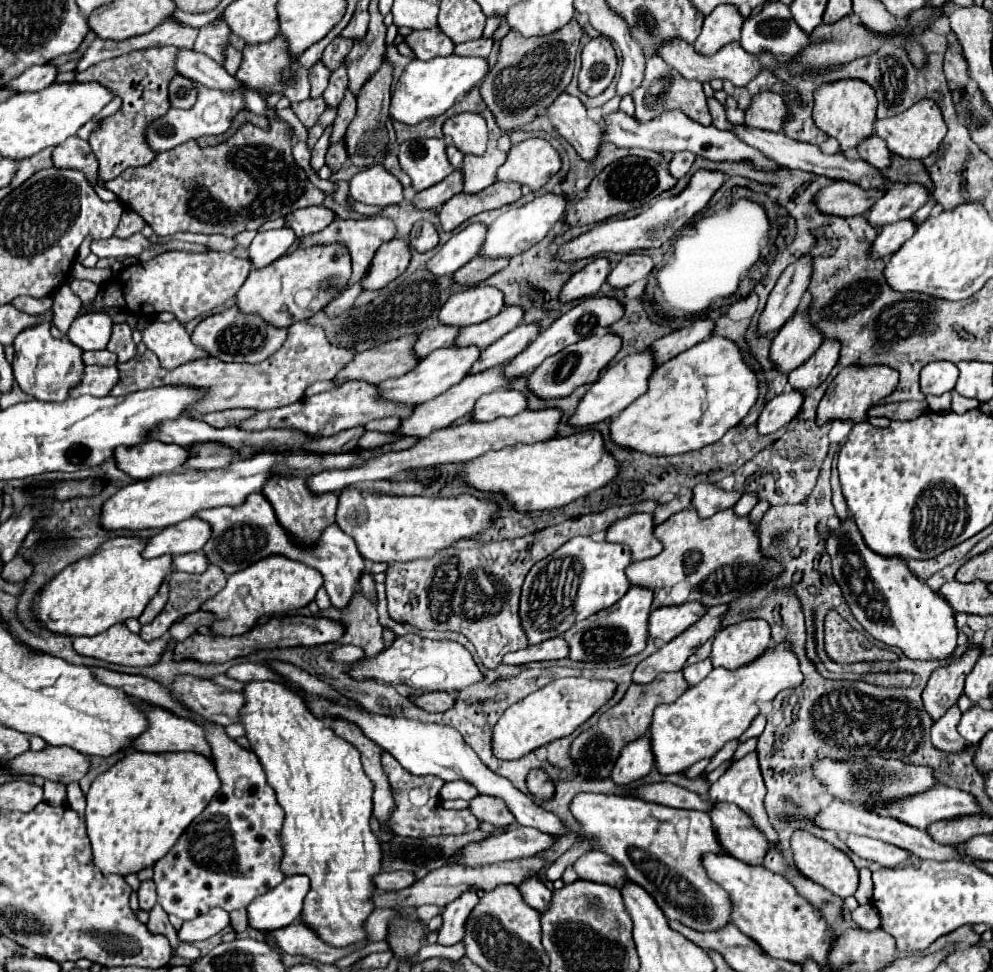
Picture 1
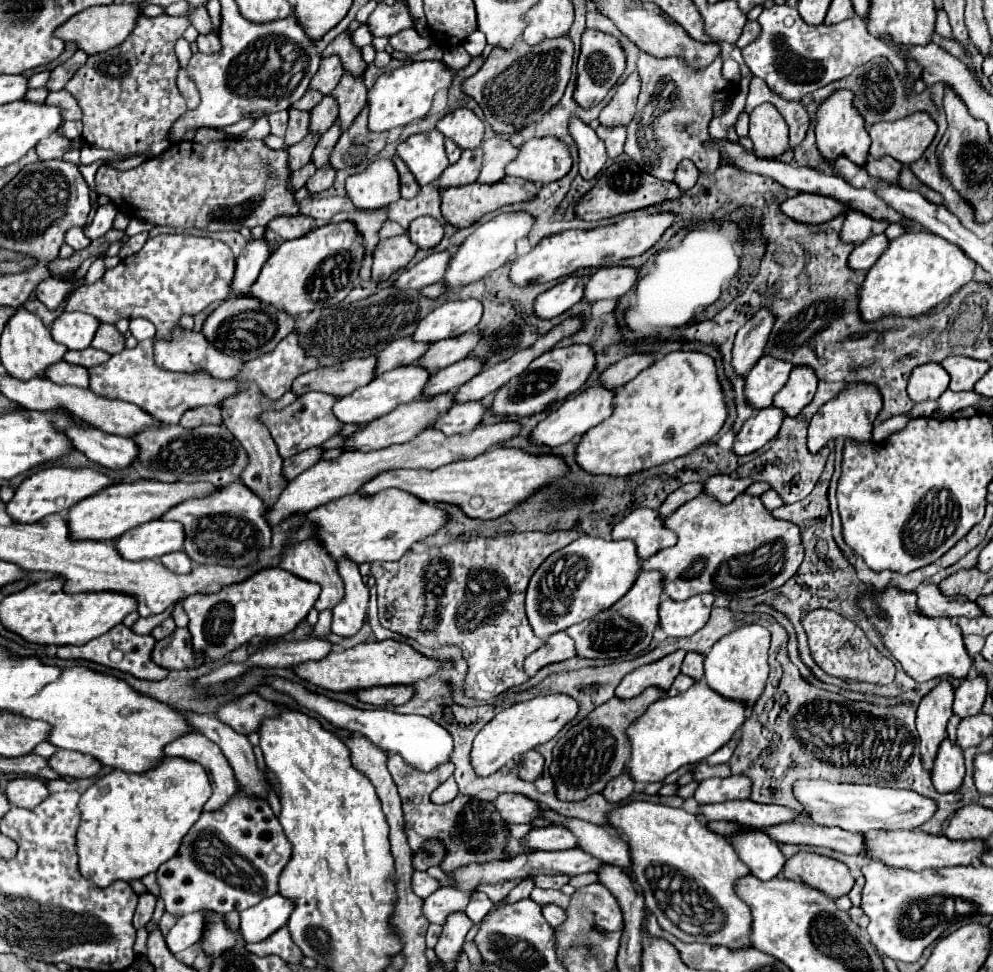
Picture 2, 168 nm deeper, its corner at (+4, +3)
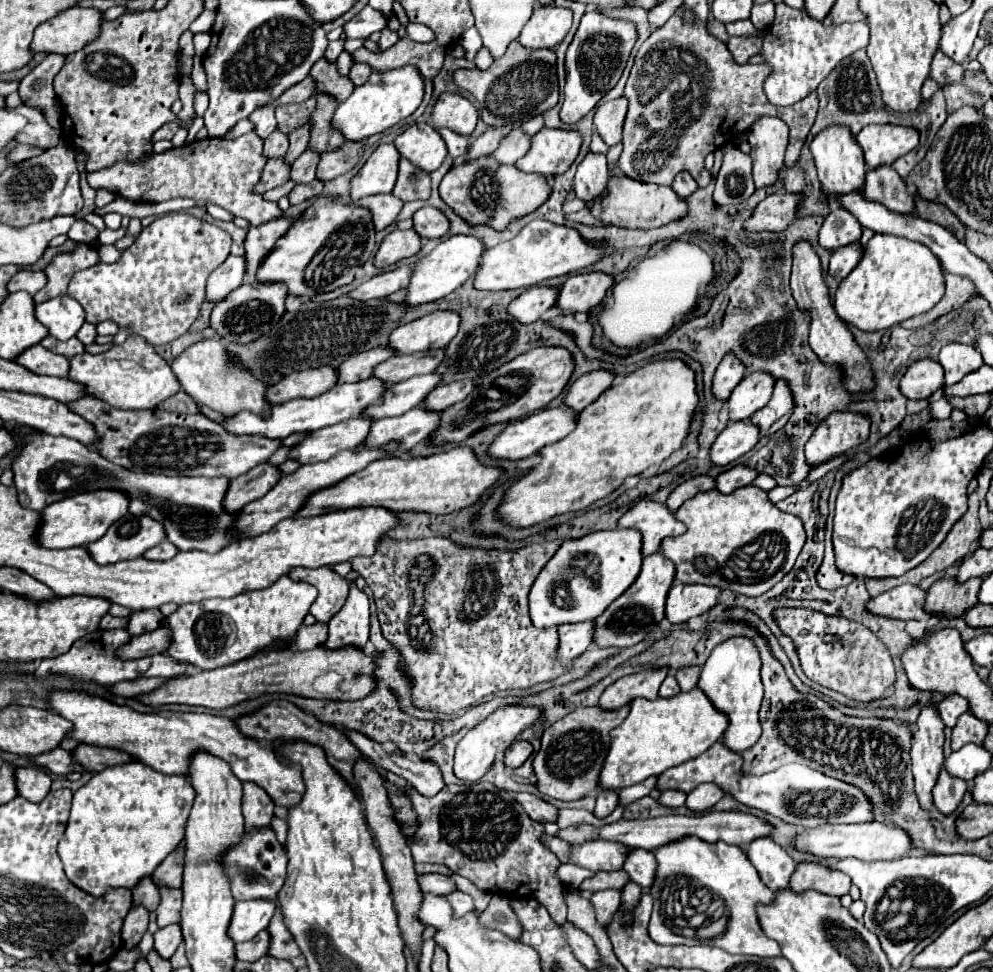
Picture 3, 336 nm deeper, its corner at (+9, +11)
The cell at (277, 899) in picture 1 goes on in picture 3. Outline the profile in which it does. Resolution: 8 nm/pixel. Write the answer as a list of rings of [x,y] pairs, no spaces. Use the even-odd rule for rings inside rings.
[[[246,900],[234,904],[234,914],[230,922],[230,938],[234,942],[252,940],[260,930],[268,928],[274,916],[276,904],[270,900]]]

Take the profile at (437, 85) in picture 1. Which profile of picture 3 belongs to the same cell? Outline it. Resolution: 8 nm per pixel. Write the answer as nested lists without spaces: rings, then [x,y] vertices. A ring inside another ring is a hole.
[[[414,66],[396,68],[390,72],[372,72],[368,82],[356,86],[350,98],[346,98],[336,114],[332,124],[344,134],[346,140],[364,140],[372,134],[384,132],[402,118],[408,118],[424,98],[424,78]]]

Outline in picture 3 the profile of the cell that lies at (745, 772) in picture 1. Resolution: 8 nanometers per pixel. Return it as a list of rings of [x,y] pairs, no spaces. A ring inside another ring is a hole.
[[[700,784],[698,788],[694,788],[694,792],[688,794],[686,806],[690,810],[710,810],[722,796],[724,794],[718,784]]]

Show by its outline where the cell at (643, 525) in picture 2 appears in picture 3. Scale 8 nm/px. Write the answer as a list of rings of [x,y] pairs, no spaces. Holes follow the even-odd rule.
[[[640,500],[620,520],[618,528],[634,528],[642,534],[642,554],[650,556],[658,552],[660,542],[668,536],[680,536],[686,526],[674,518],[674,514],[658,502]]]

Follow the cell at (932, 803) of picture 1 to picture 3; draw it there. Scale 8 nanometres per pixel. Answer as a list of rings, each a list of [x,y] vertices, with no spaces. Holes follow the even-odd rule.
[[[716,742],[702,756],[666,770],[662,776],[658,776],[656,786],[660,790],[678,788],[688,794],[694,786],[702,782],[716,782],[724,792],[730,792],[738,802],[778,816],[786,822],[800,824],[804,828],[818,828],[824,824],[854,824],[854,822],[858,824],[874,820],[872,800],[854,784],[846,784],[802,764],[780,766],[776,772],[768,772],[764,776],[742,776],[740,766],[742,756],[738,752],[732,752],[724,744]]]

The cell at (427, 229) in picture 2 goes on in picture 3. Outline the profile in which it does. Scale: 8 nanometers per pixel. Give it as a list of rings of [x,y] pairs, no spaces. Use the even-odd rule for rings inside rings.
[[[420,208],[414,214],[414,230],[422,238],[440,238],[448,232],[448,218],[436,208]]]

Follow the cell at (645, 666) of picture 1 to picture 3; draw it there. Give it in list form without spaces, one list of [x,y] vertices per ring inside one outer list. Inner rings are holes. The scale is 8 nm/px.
[[[668,666],[666,668],[646,668],[642,672],[618,678],[600,696],[600,708],[614,710],[614,708],[628,704],[630,700],[638,696],[646,700],[658,698],[658,688],[664,682],[666,674],[668,674]]]

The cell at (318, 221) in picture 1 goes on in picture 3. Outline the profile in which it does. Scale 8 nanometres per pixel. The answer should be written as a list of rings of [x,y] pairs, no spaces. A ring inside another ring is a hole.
[[[284,216],[260,226],[250,226],[246,236],[246,272],[250,276],[256,274],[260,262],[274,248],[276,240],[284,236],[284,232],[288,232],[290,226],[292,226],[292,218],[284,218]]]

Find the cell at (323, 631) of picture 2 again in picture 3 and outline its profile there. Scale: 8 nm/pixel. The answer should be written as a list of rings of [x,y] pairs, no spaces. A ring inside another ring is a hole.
[[[314,622],[312,626],[302,624],[296,632],[294,644],[298,650],[310,650],[312,646],[322,646],[328,640],[328,624]]]

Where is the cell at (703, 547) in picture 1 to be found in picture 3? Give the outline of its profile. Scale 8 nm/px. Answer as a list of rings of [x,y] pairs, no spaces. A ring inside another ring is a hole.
[[[744,486],[734,490],[732,494],[720,494],[718,490],[700,492],[698,496],[686,500],[674,516],[686,524],[686,532],[678,538],[662,540],[660,552],[674,562],[676,574],[674,580],[680,584],[706,584],[716,586],[720,590],[732,590],[744,596],[760,596],[772,586],[776,586],[794,566],[804,542],[806,534],[802,522],[778,510],[770,500],[768,494],[756,486]]]

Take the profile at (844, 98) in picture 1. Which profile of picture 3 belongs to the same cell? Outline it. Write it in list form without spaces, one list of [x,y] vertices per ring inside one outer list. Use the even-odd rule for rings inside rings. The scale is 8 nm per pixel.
[[[826,126],[810,142],[810,152],[812,152],[816,168],[818,168],[818,178],[822,182],[822,192],[826,196],[848,194],[852,190],[862,190],[864,174],[866,174],[866,162],[864,162],[864,156],[862,156],[862,148],[858,146],[850,128],[846,128],[846,126]]]

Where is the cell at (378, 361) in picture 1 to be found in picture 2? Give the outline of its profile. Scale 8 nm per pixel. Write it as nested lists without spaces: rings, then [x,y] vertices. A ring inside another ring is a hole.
[[[375,356],[371,358],[351,358],[331,368],[317,368],[307,374],[301,374],[293,382],[295,396],[303,396],[307,392],[325,392],[331,396],[347,396],[355,388],[361,388],[371,382],[375,368]]]

